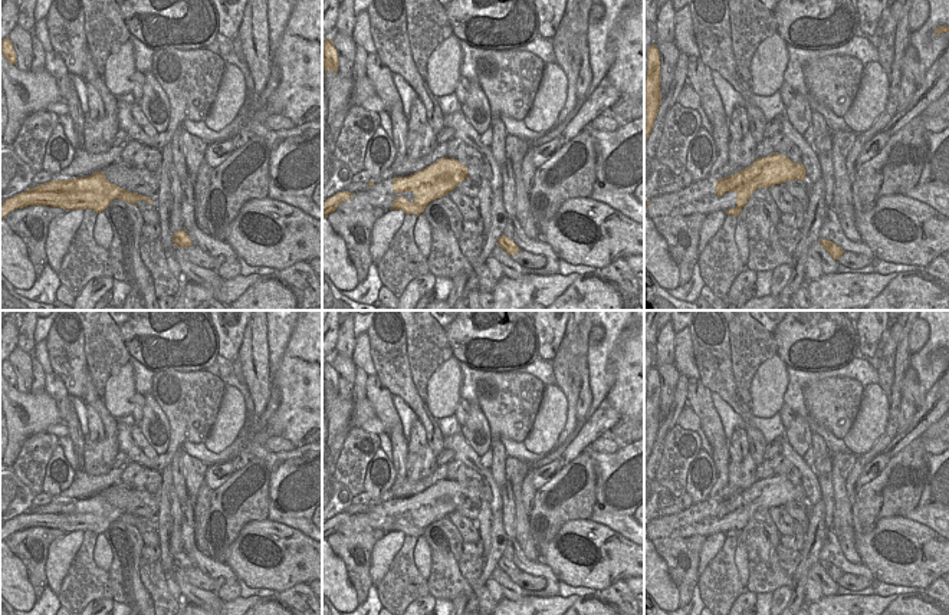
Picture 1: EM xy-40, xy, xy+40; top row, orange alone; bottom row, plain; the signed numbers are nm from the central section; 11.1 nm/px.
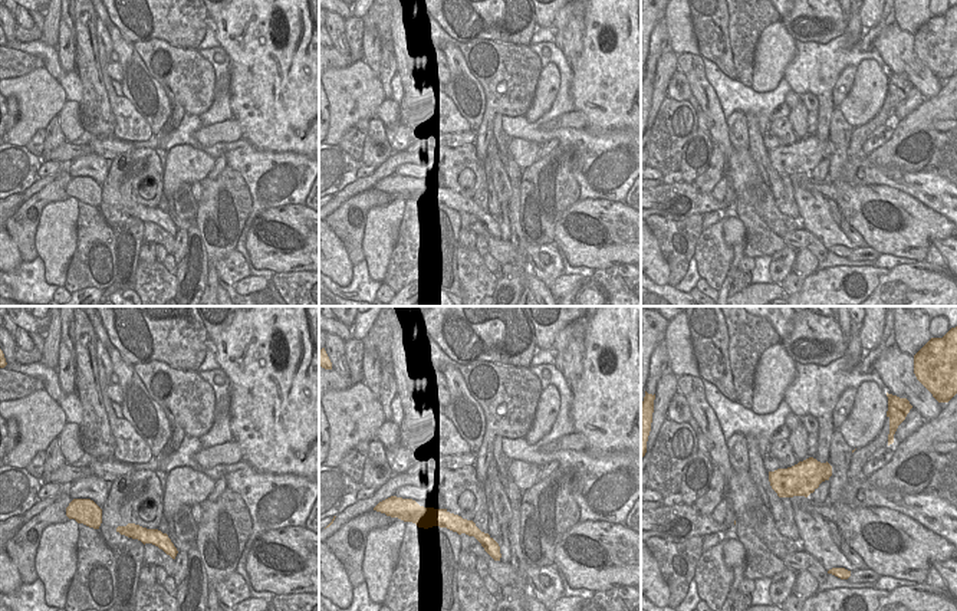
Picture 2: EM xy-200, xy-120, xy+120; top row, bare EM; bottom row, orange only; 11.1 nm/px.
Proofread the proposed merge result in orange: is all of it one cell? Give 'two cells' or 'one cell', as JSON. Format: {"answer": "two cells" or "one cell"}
{"answer": "two cells"}

